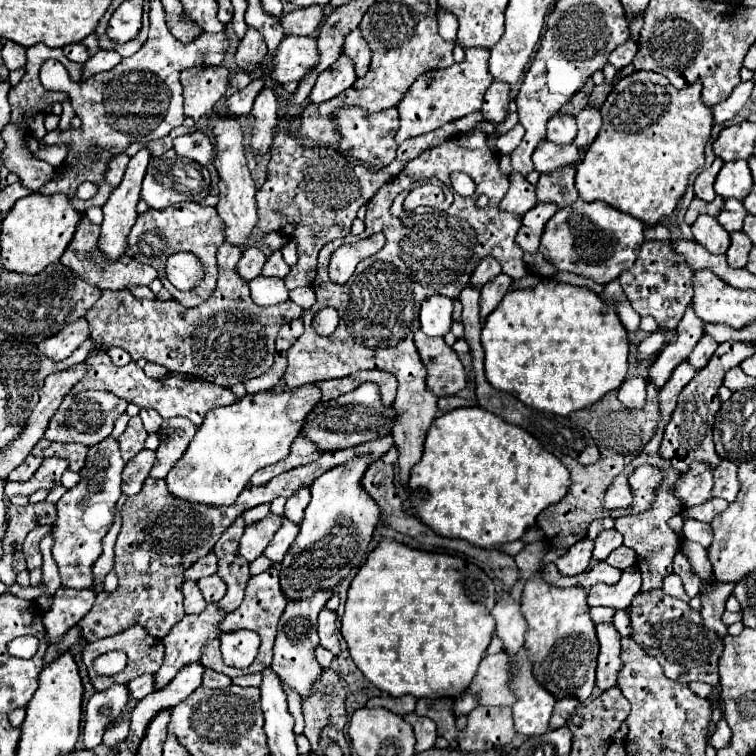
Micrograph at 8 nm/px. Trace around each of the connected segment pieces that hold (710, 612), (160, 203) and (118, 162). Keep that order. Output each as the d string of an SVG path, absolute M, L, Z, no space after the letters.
M714 580L712 584L704 584L700 592L700 600L702 600L700 614L704 618L704 624L706 628L716 630L720 636L726 636L726 624L722 622L722 614L724 614L724 604L732 594L732 590L734 590L734 584Z
M168 150L162 156L152 158L148 164L146 178L142 182L142 200L156 210L168 208L178 202L200 202L208 196L208 192L210 192L210 172L202 164L178 156L174 150Z
M122 154L122 156L116 156L112 162L108 162L108 170L104 179L112 186L118 186L122 182L122 176L126 172L126 164L128 164L130 156L128 154Z

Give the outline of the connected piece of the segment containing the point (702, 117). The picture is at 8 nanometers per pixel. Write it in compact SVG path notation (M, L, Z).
M632 72L632 74L620 78L620 80L614 84L612 92L608 94L606 102L604 102L602 108L600 108L600 114L602 114L602 128L600 128L600 132L598 132L594 144L586 150L582 162L578 164L578 170L576 170L576 188L578 188L578 194L580 194L580 198L586 200L586 202L602 200L602 202L606 202L606 204L610 204L610 206L614 206L614 208L626 212L626 214L632 214L634 218L642 220L646 226L656 226L662 216L670 216L672 210L676 208L678 198L686 192L688 176L690 176L694 170L698 170L698 168L704 166L704 146L706 146L706 142L708 142L708 138L710 138L710 130L712 130L714 116L712 116L712 110L702 102L702 84L696 82L696 84L692 84L692 86L684 88L684 90L678 90L678 88L674 88L674 86L666 80L666 76L662 76L662 74L656 74L656 72Z

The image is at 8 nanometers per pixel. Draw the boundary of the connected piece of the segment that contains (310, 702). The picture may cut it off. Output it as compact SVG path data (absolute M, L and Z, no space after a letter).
M326 668L322 676L314 682L312 694L302 700L304 718L306 718L304 736L310 740L312 750L318 748L318 738L324 726L332 724L338 730L346 726L348 718L346 718L344 700L346 700L346 692L342 688L340 676L332 668Z

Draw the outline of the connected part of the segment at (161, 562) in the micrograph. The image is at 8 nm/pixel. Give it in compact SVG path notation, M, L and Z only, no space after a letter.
M384 436L374 444L360 444L358 448L324 452L318 460L294 468L290 472L284 472L274 480L270 480L266 486L246 488L246 492L242 492L242 496L238 496L238 500L226 508L194 504L188 500L174 498L170 496L164 480L146 478L142 490L130 496L122 506L122 530L114 546L114 570L118 574L120 584L114 592L102 592L96 596L92 610L78 624L82 637L87 642L94 642L120 633L134 624L142 624L142 628L150 636L164 638L166 632L170 632L170 628L184 616L182 590L180 590L184 582L184 570L192 566L196 560L204 558L214 548L222 532L244 510L250 510L258 504L272 502L278 496L290 498L300 488L310 486L318 476L322 476L330 468L348 462L352 456L370 454L374 460L378 460L392 446L392 442L394 442L392 436Z

